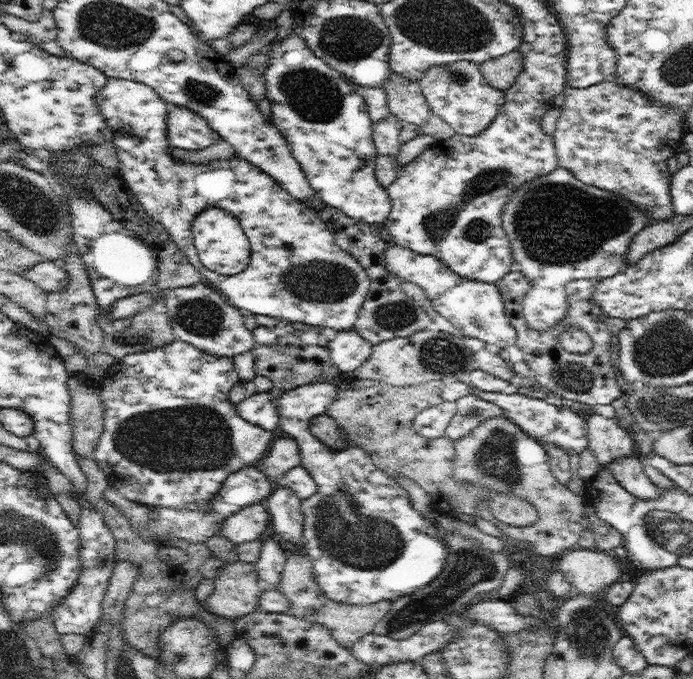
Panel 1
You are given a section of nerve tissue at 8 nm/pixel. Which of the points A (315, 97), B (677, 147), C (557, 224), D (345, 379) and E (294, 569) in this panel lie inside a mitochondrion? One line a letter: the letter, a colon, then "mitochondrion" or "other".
A: mitochondrion
B: other
C: mitochondrion
D: other
E: other

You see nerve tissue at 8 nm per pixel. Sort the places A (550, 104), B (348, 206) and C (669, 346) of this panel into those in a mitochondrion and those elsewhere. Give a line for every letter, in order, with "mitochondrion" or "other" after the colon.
A: other
B: other
C: mitochondrion

